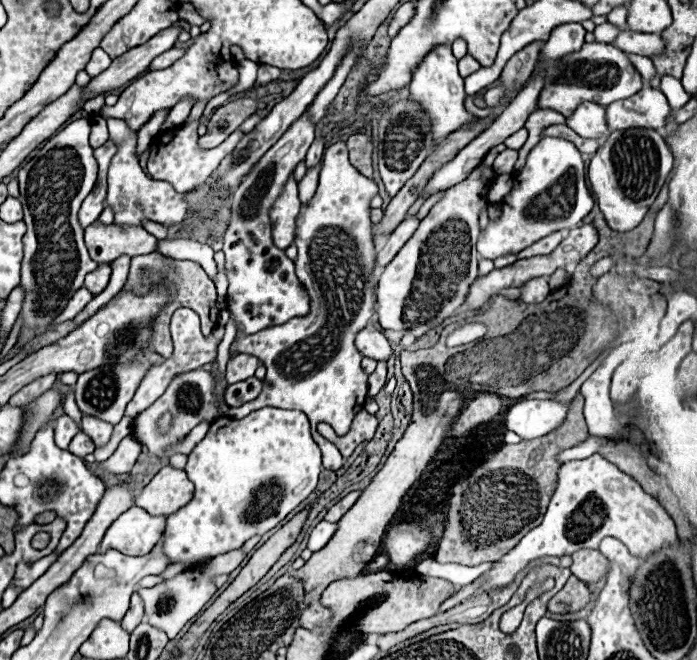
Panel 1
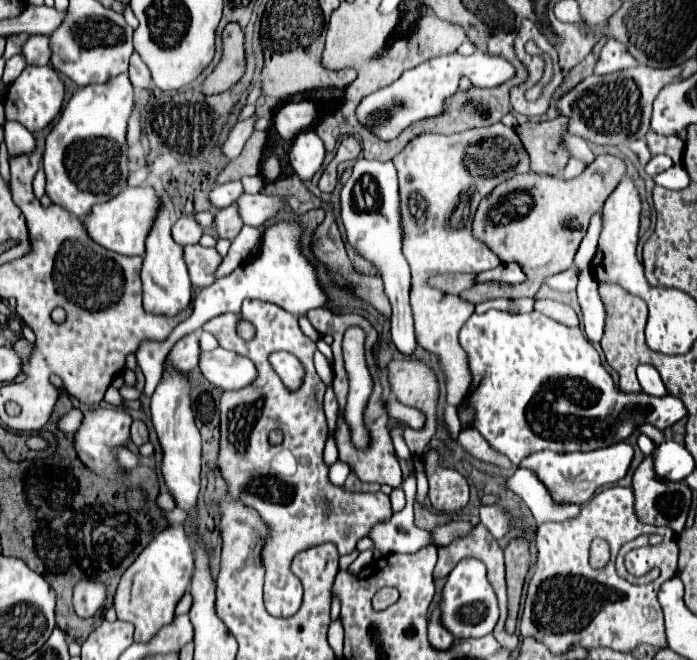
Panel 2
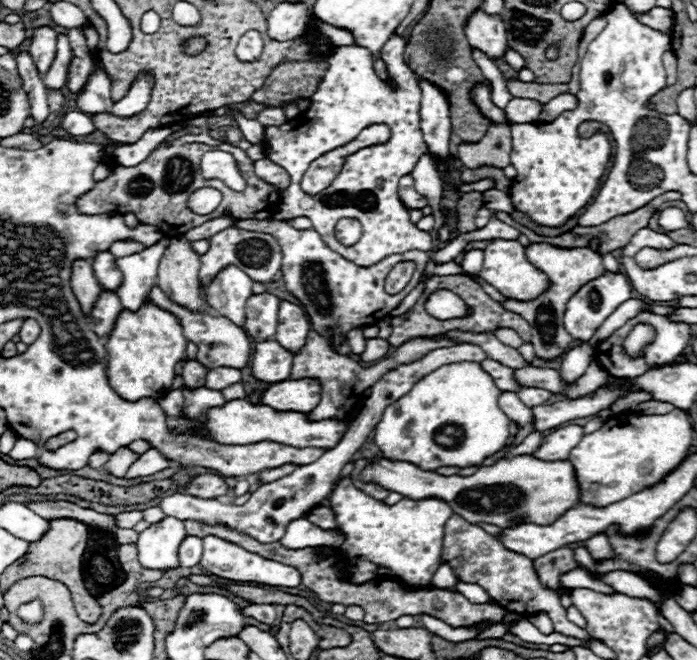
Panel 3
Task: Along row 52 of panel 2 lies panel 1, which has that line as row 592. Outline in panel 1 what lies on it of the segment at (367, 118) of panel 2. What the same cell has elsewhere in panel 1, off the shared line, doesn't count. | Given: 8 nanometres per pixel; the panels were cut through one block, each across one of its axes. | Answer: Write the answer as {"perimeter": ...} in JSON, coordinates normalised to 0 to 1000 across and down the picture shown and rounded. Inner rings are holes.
{"perimeter":[[[867,691],[812,700],[801,712],[801,739],[778,794],[763,800],[763,806],[758,806],[746,824],[735,830],[735,836],[712,848],[706,861],[692,870],[694,882],[683,891],[680,903],[735,885],[740,870],[763,848],[783,842],[818,842],[832,830],[858,830],[869,812],[892,818],[901,830],[912,830],[912,845],[918,848],[927,848],[950,830],[976,824],[967,788],[953,776],[944,758],[930,752],[918,733],[887,712],[884,703],[872,700]]]}

